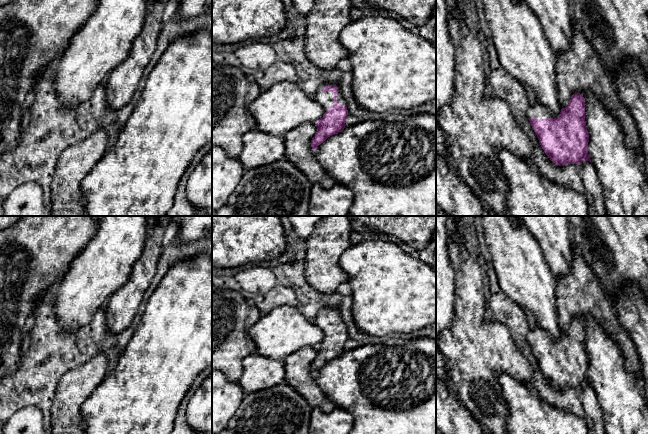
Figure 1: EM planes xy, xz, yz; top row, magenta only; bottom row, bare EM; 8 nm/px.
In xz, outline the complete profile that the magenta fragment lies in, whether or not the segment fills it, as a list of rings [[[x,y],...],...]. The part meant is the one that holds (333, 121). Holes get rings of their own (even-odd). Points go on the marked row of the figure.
[[[325,83],[314,95],[324,108],[325,114],[316,121],[317,132],[311,140],[312,149],[316,150],[328,137],[338,134],[345,128],[348,116],[347,102],[335,84]]]

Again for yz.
[[[531,91],[528,92],[529,106],[527,117],[538,137],[545,154],[555,165],[580,164],[582,161],[591,161],[588,154],[589,134],[585,124],[585,99],[582,94],[572,95],[566,108],[562,108],[558,118],[550,113],[549,109],[541,104]]]

